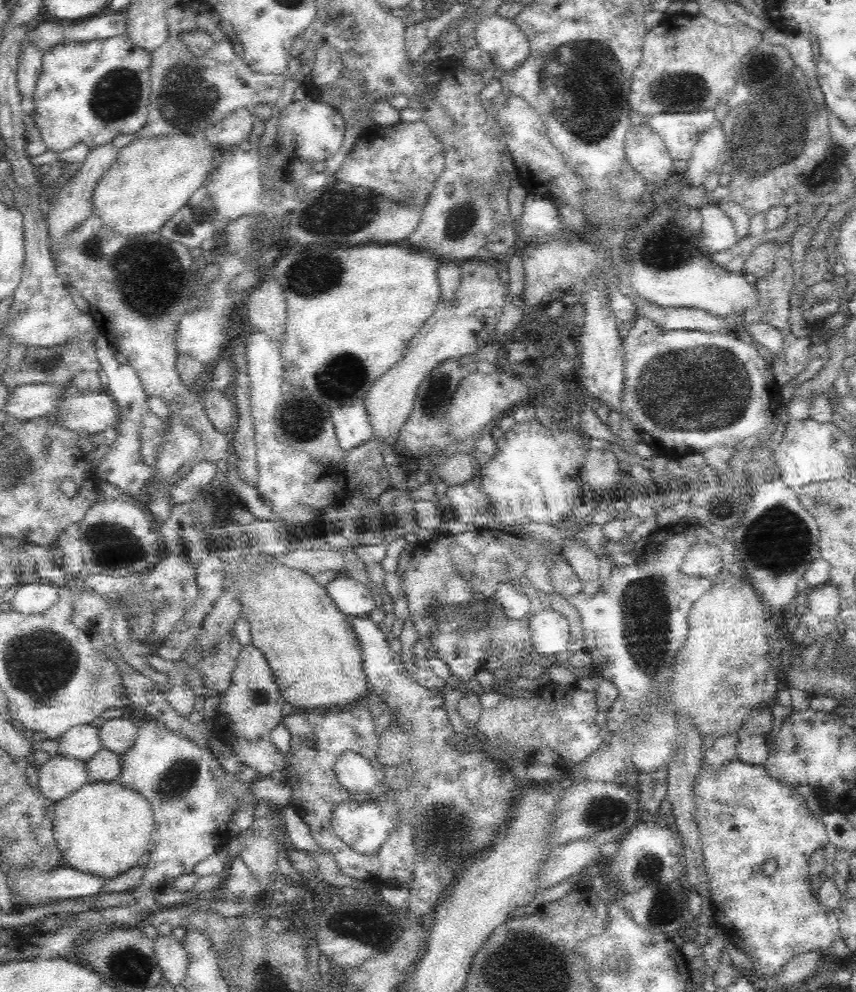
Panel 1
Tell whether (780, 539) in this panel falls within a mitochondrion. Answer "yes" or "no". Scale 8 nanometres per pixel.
yes

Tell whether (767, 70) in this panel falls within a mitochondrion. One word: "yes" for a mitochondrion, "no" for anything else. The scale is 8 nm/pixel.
yes

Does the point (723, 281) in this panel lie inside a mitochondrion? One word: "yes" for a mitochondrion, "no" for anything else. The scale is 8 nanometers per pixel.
no

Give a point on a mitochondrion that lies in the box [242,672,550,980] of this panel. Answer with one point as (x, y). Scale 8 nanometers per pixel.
(360, 933)

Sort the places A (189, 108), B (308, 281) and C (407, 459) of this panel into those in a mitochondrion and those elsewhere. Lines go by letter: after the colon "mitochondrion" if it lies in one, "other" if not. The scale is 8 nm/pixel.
A: mitochondrion
B: mitochondrion
C: other

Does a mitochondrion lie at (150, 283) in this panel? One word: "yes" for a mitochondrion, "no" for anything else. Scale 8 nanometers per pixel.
yes

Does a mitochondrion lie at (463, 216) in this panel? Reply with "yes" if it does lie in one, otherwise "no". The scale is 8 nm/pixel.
yes

